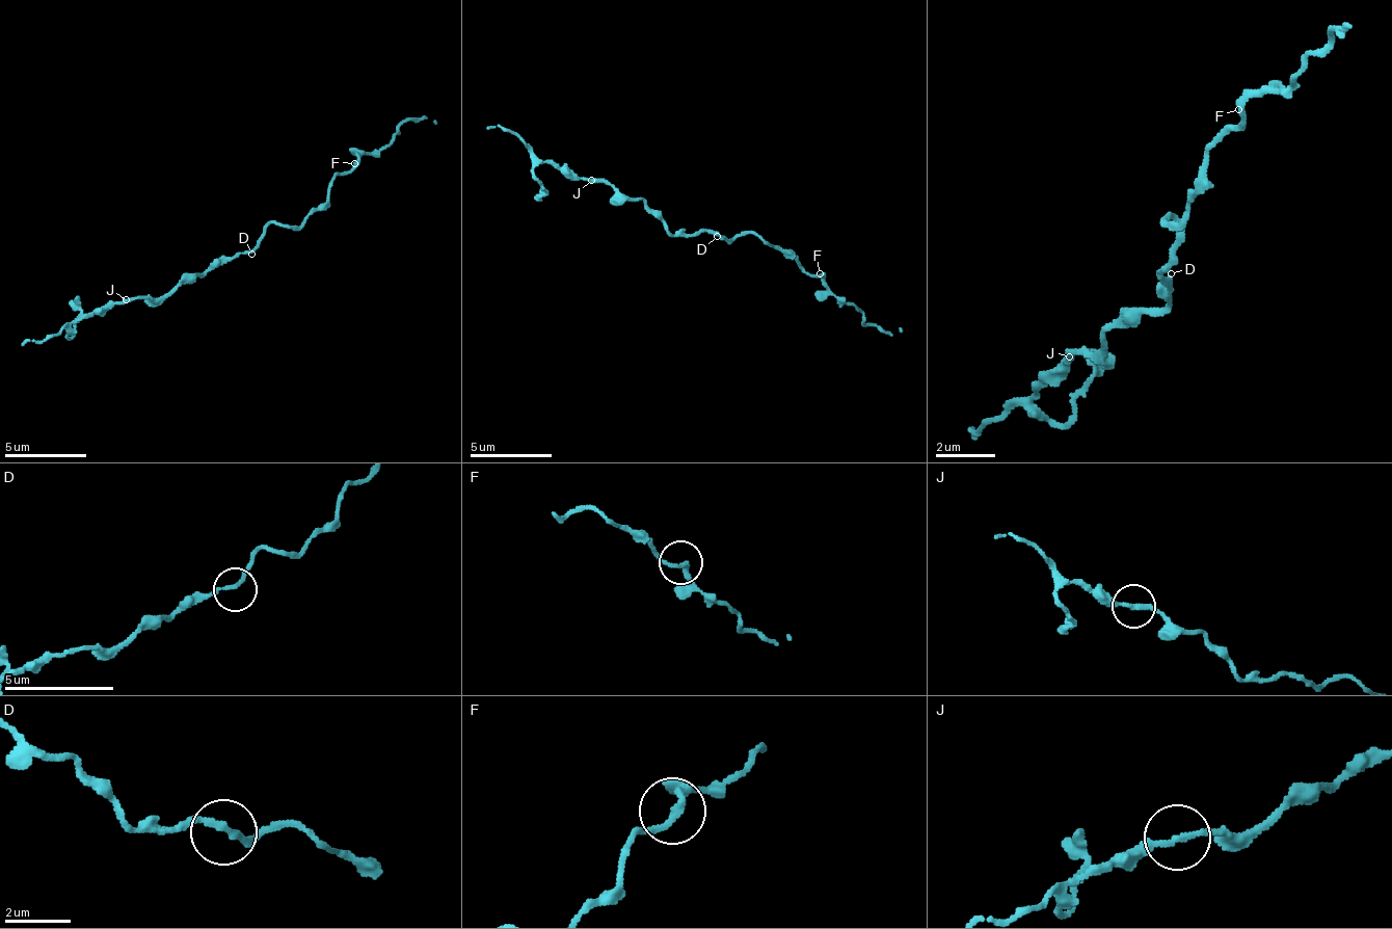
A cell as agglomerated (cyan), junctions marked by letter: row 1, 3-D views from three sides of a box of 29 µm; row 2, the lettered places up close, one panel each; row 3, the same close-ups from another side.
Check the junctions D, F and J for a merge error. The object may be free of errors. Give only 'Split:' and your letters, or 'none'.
Split: none

